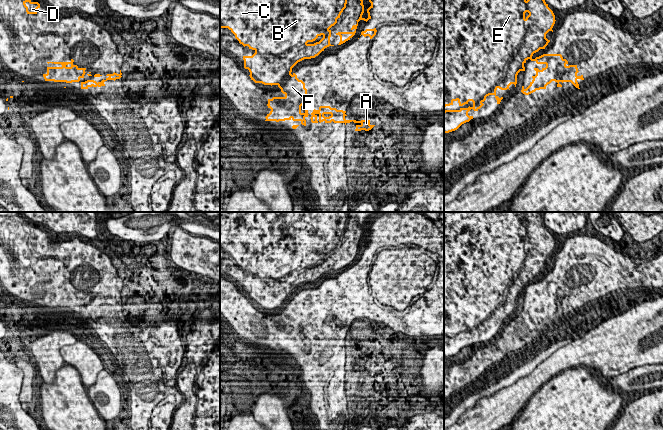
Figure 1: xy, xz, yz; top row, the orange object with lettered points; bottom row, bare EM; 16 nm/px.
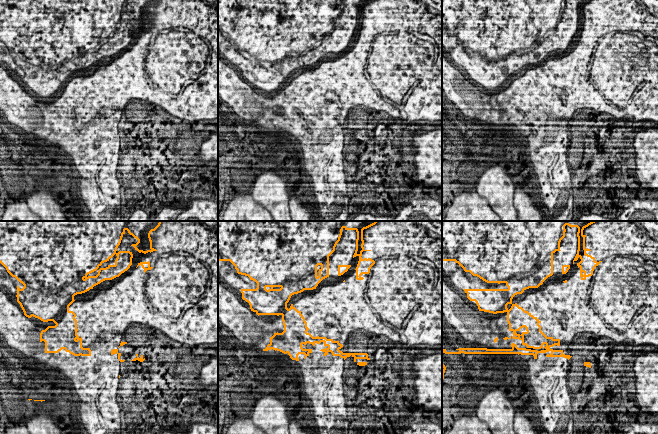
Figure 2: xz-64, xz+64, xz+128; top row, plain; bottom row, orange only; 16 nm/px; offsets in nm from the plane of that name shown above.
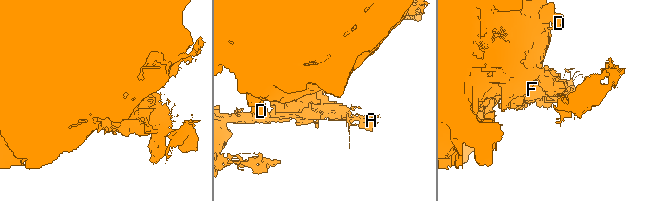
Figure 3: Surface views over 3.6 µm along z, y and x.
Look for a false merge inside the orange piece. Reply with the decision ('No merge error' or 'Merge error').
Merge error

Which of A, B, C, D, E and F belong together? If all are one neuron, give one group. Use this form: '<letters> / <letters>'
A / B C D E F

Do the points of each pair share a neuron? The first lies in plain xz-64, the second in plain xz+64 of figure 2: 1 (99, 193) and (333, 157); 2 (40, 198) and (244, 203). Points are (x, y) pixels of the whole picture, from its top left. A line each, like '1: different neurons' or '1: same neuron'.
1: same neuron
2: different neurons

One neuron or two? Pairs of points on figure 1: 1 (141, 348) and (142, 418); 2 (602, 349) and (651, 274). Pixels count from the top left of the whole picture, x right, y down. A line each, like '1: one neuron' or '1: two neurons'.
1: one neuron
2: two neurons

